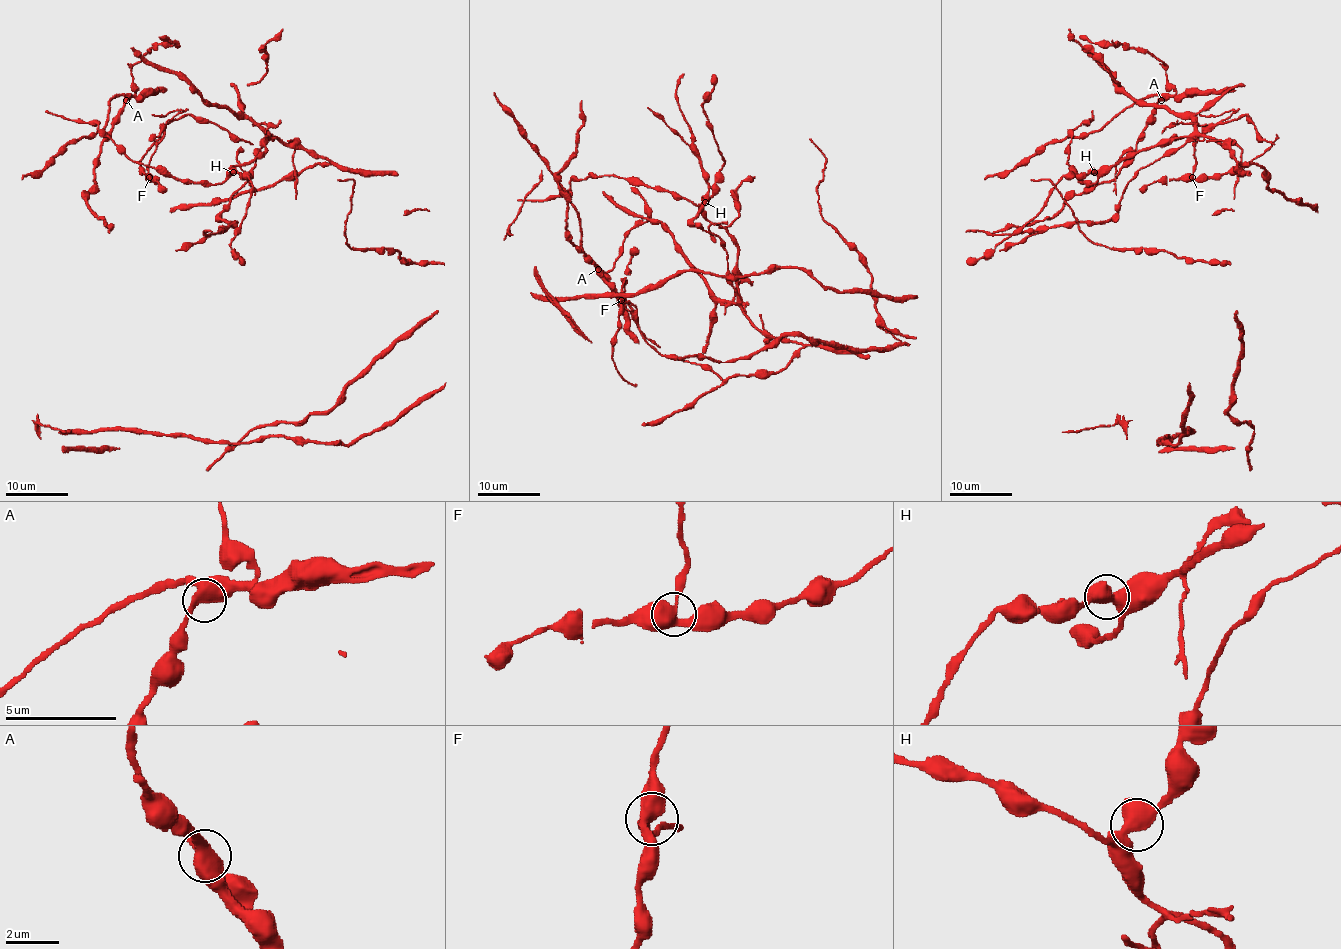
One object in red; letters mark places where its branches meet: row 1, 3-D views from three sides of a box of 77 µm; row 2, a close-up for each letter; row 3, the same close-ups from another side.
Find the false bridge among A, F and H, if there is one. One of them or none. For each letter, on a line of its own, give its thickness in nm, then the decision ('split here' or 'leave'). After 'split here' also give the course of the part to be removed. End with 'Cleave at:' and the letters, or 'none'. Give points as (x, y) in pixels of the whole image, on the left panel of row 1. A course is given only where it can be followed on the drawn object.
A: calibre 440 nm; leave
F: calibre 460 nm; split here; course (150, 177), (150, 158), (164, 126), (186, 115), (208, 119), (253, 144)
H: calibre 480 nm; leave
Cleave at: F

